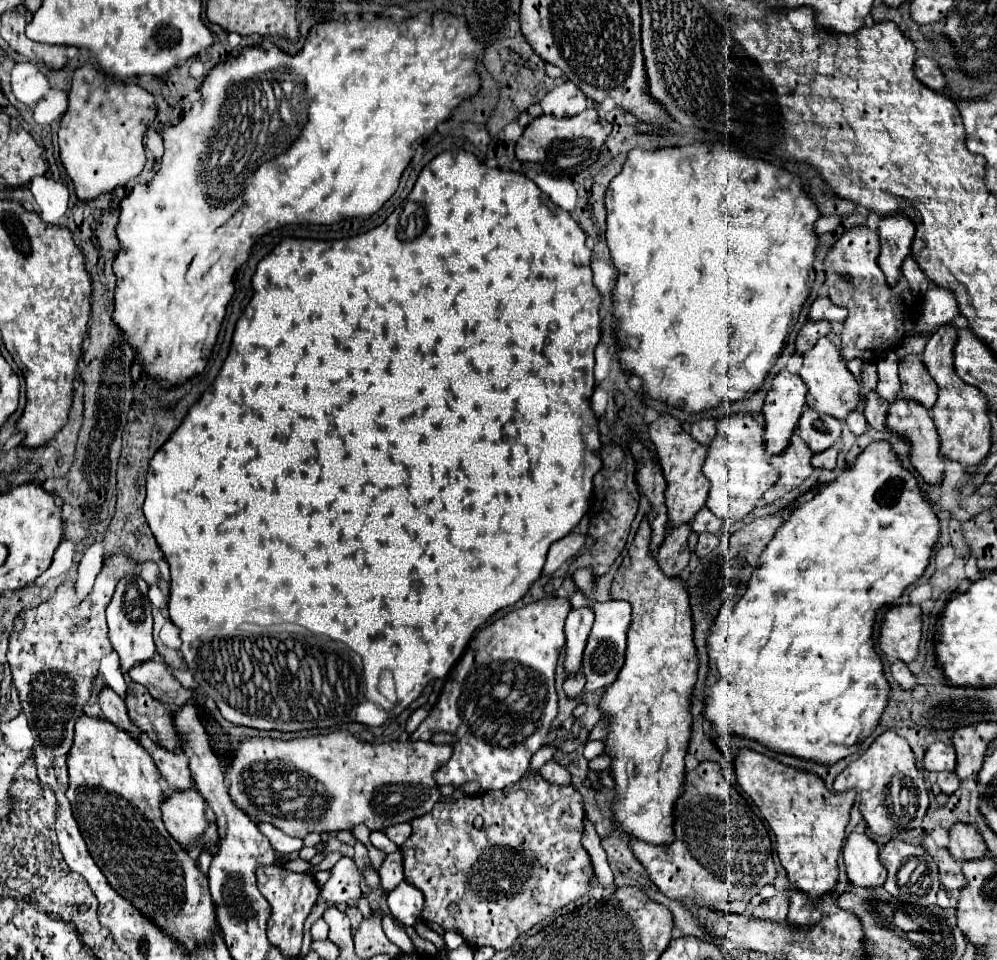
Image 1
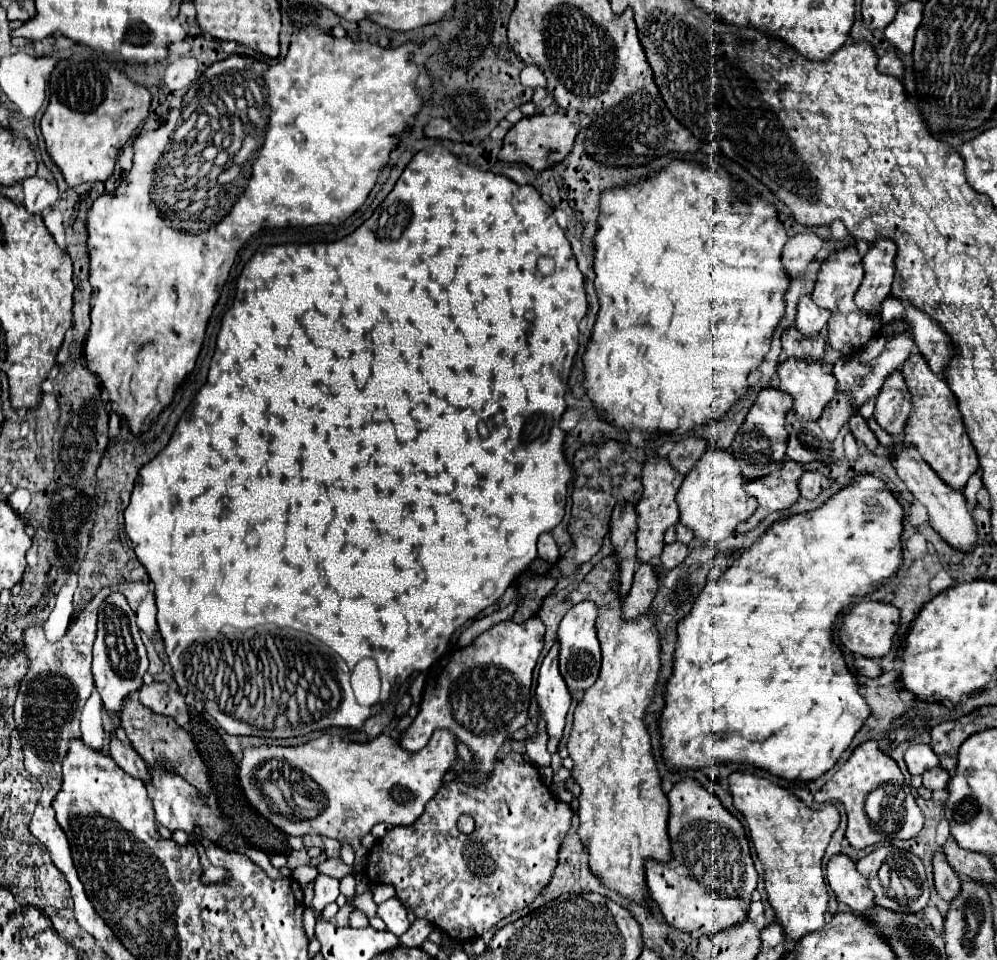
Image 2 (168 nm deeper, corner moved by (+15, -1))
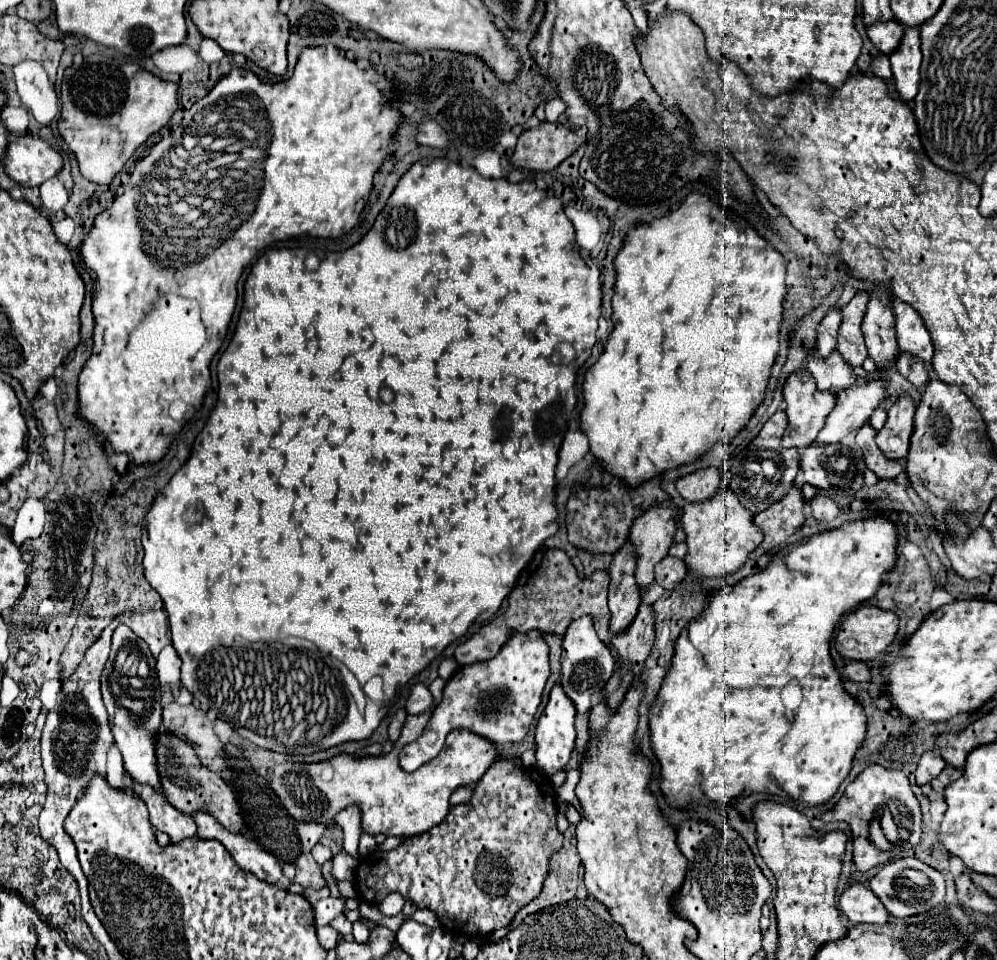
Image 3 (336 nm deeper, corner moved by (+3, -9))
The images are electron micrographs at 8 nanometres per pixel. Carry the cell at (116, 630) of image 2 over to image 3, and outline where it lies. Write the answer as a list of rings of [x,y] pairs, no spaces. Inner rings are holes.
[[[119,623],[119,627],[113,633],[111,655],[101,675],[101,693],[103,703],[109,711],[109,725],[113,731],[113,739],[123,755],[127,773],[135,781],[153,785],[153,789],[161,791],[155,765],[155,739],[153,739],[161,725],[159,677],[149,645],[141,641],[141,637],[133,633],[125,623]]]

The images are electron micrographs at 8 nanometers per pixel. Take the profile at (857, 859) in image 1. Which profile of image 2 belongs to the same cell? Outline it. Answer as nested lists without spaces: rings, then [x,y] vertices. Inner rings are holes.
[[[835,855],[827,865],[827,881],[839,903],[845,903],[853,913],[867,913],[875,907],[873,891],[865,877],[855,869],[855,863],[845,855]]]

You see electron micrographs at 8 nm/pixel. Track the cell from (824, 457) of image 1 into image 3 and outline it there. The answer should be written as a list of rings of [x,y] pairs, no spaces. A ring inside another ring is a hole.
[[[815,495],[811,501],[809,501],[809,507],[811,507],[811,515],[817,519],[817,521],[831,521],[833,517],[839,515],[839,507],[837,503],[829,497],[829,495]]]

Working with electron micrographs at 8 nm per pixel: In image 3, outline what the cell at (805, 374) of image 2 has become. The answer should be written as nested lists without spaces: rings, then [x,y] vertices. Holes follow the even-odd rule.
[[[799,369],[795,373],[791,373],[785,381],[783,387],[783,397],[787,401],[787,417],[789,417],[789,427],[783,433],[783,447],[797,447],[803,449],[807,445],[811,445],[817,439],[817,433],[821,431],[821,427],[825,425],[825,417],[833,411],[833,405],[837,403],[835,393],[831,391],[819,391],[811,373],[807,369]]]

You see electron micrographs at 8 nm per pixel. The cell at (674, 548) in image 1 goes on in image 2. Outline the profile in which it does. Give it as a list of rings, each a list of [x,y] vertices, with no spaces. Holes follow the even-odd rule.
[[[641,563],[635,571],[635,581],[621,607],[621,619],[631,621],[649,613],[649,605],[657,591],[657,575],[649,563]]]

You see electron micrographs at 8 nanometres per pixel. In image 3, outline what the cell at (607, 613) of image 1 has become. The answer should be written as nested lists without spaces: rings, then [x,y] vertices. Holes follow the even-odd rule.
[[[585,615],[573,621],[567,627],[567,633],[563,637],[563,655],[561,655],[561,685],[563,691],[569,695],[569,699],[575,703],[577,713],[585,713],[591,709],[591,703],[595,695],[601,695],[607,681],[611,679],[615,671],[615,657],[607,649],[607,645],[597,637],[593,627],[593,617]]]

